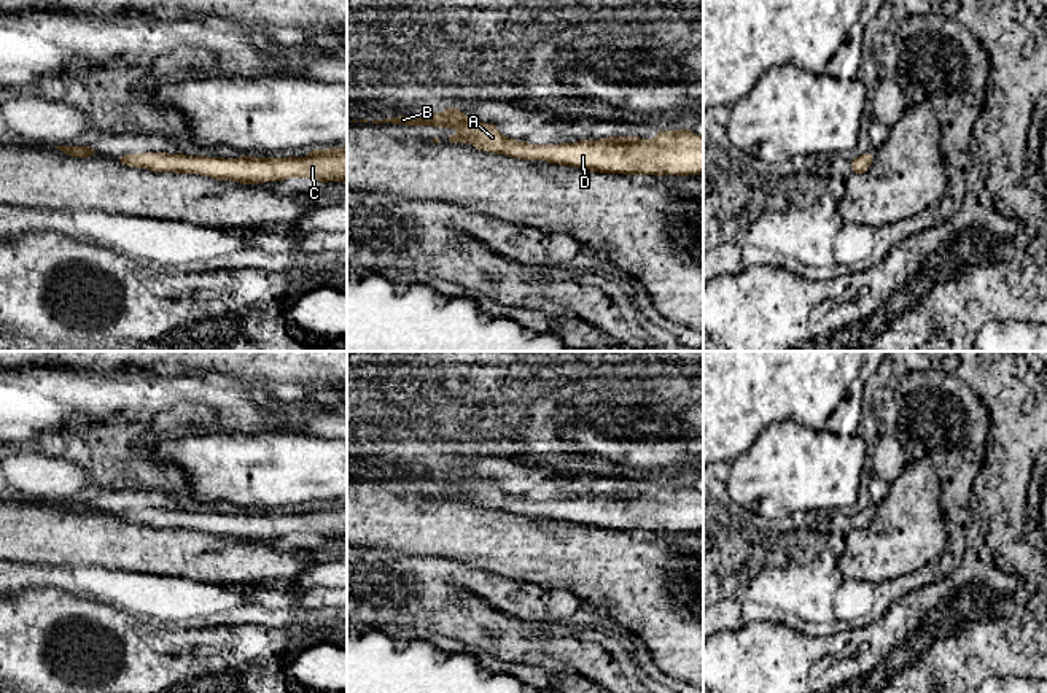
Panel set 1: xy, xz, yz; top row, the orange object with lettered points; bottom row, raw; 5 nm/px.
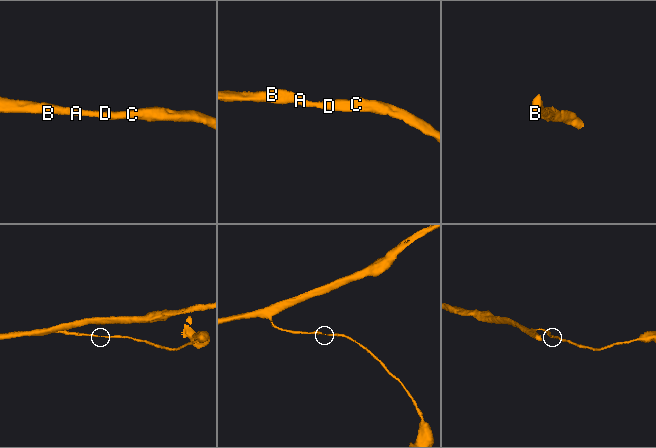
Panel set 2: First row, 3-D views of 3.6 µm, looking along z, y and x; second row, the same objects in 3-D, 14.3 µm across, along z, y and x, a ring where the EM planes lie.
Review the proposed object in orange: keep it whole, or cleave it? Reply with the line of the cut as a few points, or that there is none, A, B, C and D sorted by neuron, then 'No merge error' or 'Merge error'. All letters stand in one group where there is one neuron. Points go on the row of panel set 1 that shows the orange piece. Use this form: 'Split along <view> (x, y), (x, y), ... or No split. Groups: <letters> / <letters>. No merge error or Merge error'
No split. Groups: A B C D. No merge error

